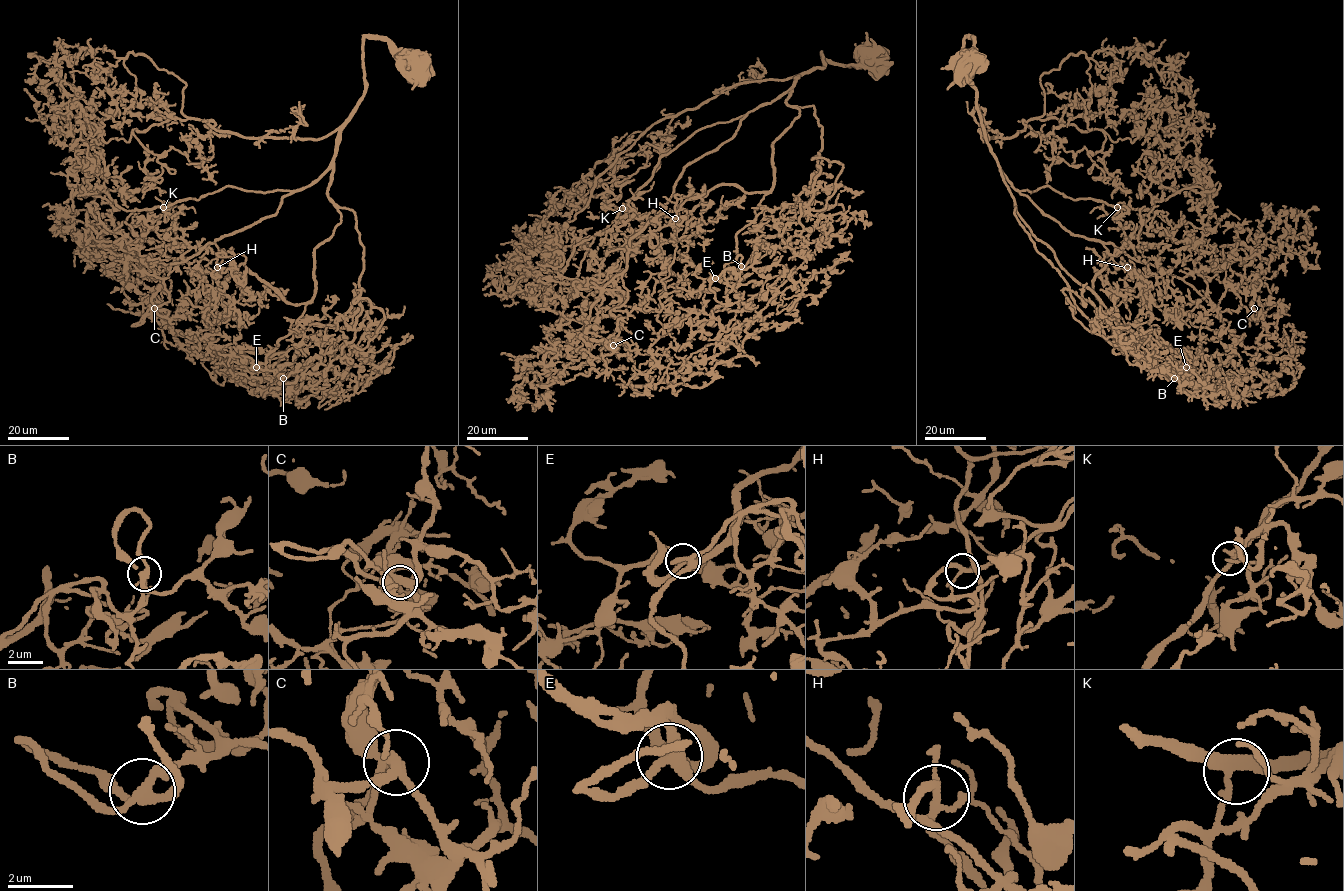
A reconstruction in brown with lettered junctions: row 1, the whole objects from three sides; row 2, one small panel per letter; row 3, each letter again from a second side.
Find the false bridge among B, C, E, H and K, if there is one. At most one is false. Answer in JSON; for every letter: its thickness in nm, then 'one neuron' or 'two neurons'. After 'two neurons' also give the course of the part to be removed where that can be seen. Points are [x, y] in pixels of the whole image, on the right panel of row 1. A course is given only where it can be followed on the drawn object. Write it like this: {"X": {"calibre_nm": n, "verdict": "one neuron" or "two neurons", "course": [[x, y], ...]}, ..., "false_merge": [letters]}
{"B": {"calibre_nm": 280, "verdict": "one neuron"}, "C": {"calibre_nm": 320, "verdict": "one neuron"}, "E": {"calibre_nm": 300, "verdict": "one neuron"}, "H": {"calibre_nm": 200, "verdict": "one neuron"}, "K": {"calibre_nm": 280, "verdict": "one neuron"}, "false_merge": []}

